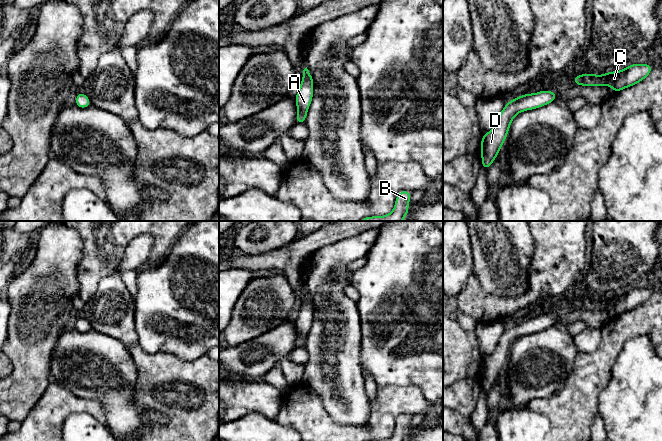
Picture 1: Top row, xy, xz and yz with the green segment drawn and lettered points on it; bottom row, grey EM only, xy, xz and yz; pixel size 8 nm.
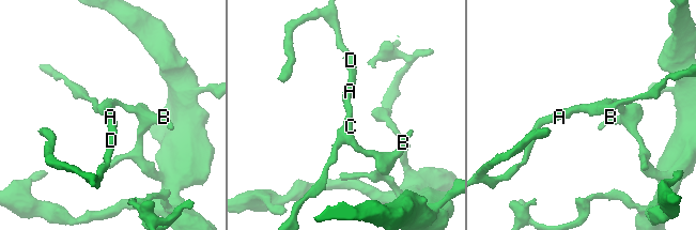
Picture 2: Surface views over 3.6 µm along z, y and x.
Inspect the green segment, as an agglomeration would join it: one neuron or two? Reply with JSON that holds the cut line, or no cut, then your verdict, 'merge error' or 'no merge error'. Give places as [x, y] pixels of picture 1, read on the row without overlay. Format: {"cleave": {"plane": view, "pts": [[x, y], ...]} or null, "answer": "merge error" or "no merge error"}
{"cleave": null, "answer": "no merge error"}

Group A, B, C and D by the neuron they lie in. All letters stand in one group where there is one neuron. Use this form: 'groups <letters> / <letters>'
groups A B C D

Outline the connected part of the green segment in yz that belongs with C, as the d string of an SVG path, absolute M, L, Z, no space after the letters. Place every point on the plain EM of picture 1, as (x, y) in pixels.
M631 288L618 296L611 295L600 300L590 297L576 299L573 306L575 309L584 310L609 309L617 317L624 312L642 305L649 299L652 293L653 291L649 288Z

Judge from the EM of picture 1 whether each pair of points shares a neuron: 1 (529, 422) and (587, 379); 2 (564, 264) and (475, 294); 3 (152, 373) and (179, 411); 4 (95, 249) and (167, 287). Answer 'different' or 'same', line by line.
1: different
2: same
3: same
4: different

